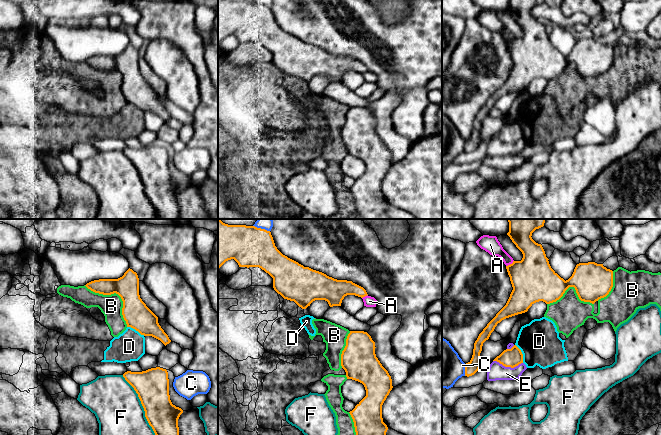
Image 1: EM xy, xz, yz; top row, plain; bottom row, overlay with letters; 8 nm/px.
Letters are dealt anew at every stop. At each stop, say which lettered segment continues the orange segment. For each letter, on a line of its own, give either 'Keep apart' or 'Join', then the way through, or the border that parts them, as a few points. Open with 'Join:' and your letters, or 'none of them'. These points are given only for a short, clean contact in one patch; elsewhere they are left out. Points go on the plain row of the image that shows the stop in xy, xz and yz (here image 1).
Join: none of them
A: Keep apart
B: Keep apart
C: Keep apart
D: Keep apart
E: Keep apart
F: Keep apart

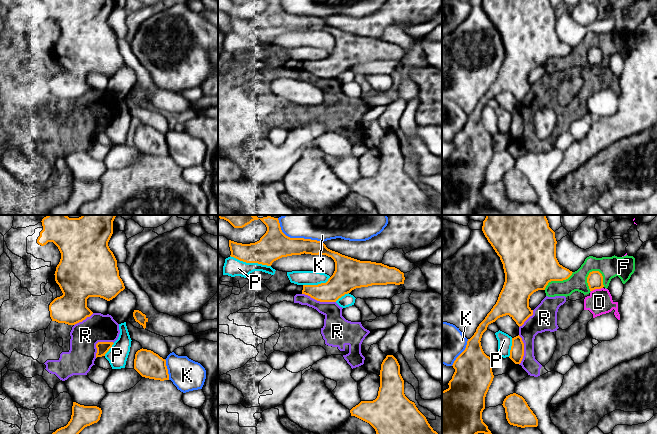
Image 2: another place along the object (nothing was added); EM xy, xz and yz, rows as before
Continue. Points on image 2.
Join: none of them
D: Keep apart. Boundary: yz (602, 63), (591, 67)
F: Keep apart
K: Keep apart
P: Keep apart
R: Keep apart

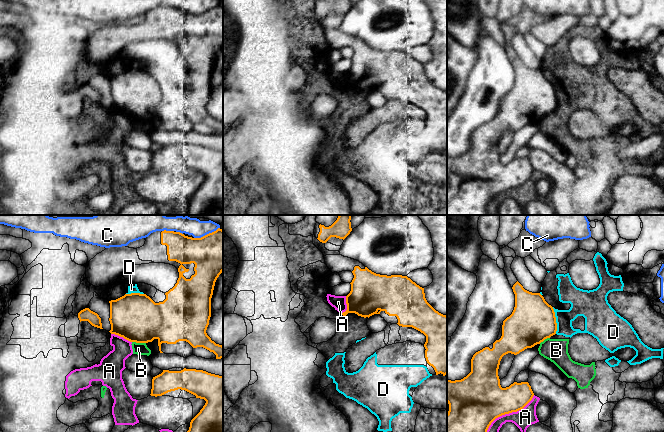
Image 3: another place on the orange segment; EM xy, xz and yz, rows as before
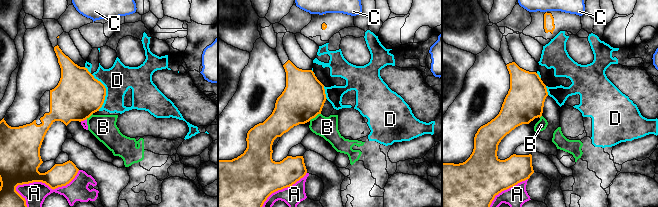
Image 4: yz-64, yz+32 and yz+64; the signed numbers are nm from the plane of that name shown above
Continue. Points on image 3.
Join: none of them
A: Keep apart
B: Keep apart. Boundary: xy (132, 117), (145, 119)
C: Keep apart
D: Keep apart

